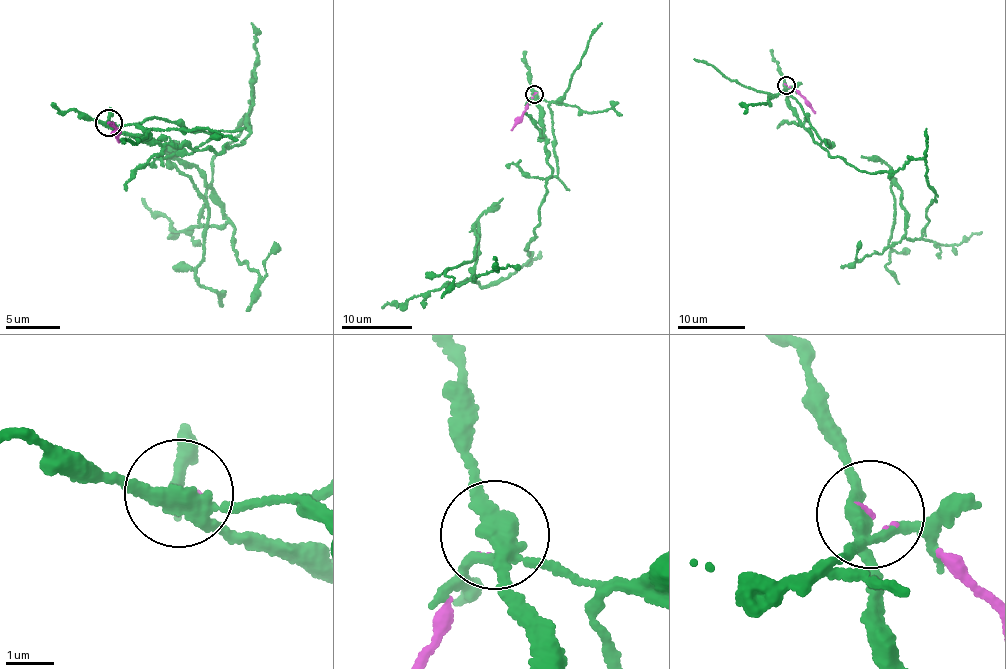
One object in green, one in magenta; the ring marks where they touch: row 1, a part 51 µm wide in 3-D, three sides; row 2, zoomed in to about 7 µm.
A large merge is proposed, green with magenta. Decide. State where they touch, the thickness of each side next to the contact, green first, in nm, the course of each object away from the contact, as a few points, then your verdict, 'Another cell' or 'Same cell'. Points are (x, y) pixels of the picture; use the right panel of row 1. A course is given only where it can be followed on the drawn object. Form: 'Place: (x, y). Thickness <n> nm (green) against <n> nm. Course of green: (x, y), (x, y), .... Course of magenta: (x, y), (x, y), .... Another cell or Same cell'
Place: (786, 85). Thickness 300 nm (green) against 70 nm. Course of green: (786, 85), (828, 155), (874, 174), (925, 160), (922, 237), (892, 182), (899, 284). Course of magenta: (786, 85), (796, 89), (815, 112). Another cell

